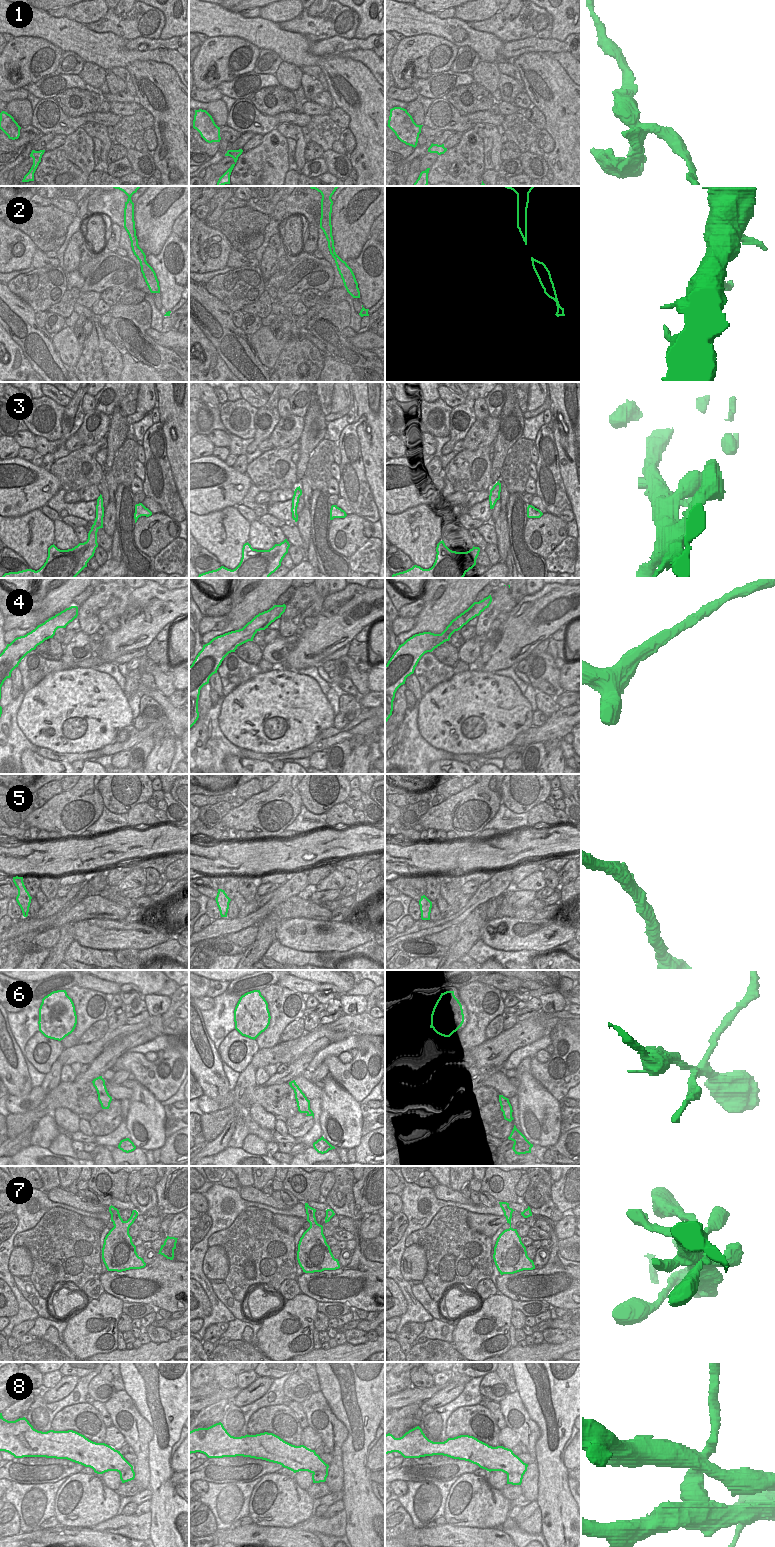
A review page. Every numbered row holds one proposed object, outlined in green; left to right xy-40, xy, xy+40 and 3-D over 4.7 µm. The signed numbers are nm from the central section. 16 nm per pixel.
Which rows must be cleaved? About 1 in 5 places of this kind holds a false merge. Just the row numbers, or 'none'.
1, 6, 8.

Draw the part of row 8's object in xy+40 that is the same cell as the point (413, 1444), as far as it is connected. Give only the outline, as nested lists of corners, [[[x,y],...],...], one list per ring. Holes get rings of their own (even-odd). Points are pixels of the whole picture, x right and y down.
[[[419,1426],[400,1438],[386,1434],[385,1455],[392,1452],[398,1452],[404,1458],[443,1455],[469,1461],[489,1472],[502,1471],[506,1474],[524,1475],[528,1467],[511,1449],[503,1446],[492,1447],[469,1435],[448,1438],[444,1442],[433,1442],[425,1436]]]

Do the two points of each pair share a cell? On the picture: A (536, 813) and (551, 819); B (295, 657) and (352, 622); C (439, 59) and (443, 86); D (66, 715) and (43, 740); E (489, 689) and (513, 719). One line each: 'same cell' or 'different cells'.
A: same cell
B: same cell
C: different cells
D: same cell
E: same cell

